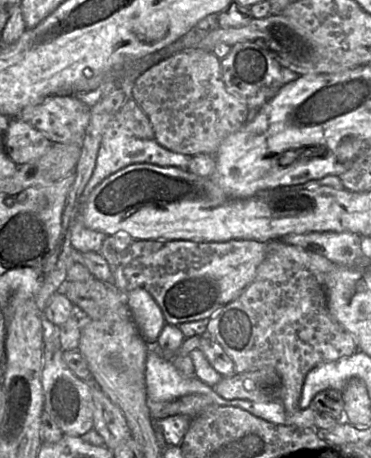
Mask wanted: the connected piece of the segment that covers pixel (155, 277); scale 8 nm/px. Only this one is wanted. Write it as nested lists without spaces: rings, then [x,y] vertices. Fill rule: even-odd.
[[[127,235],[107,236],[100,253],[106,260],[115,288],[123,295],[137,288],[148,292],[159,306],[166,324],[207,320],[234,301],[252,282],[265,258],[267,242],[230,240],[136,240]]]

